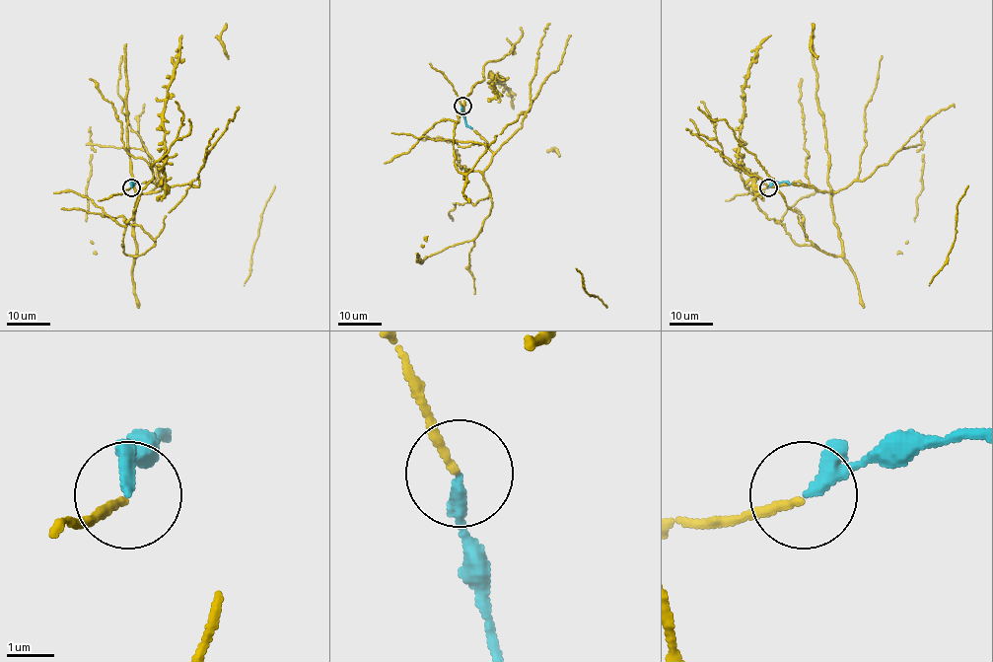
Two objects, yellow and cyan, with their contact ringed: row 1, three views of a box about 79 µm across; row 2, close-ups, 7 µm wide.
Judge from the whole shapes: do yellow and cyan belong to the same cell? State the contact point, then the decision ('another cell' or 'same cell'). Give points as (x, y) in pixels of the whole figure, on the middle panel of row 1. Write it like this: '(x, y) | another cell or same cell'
(462, 106) | same cell

